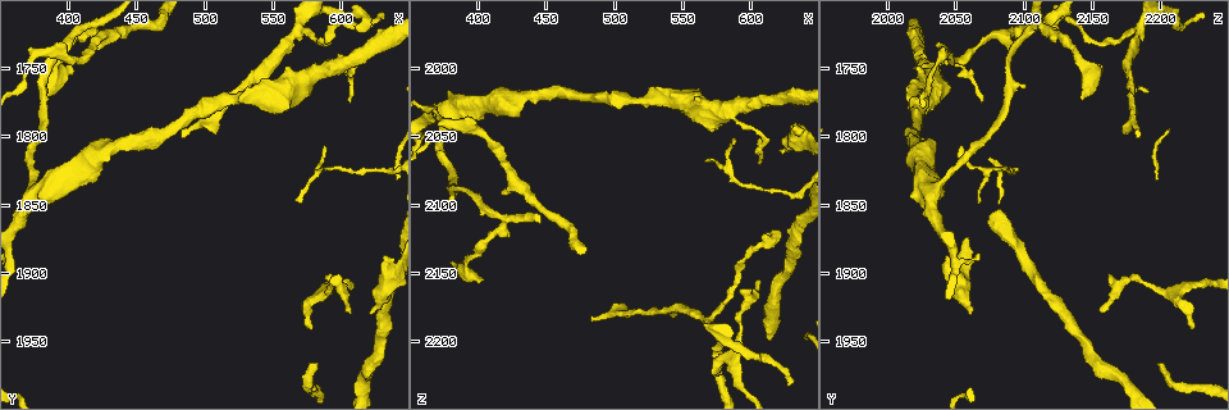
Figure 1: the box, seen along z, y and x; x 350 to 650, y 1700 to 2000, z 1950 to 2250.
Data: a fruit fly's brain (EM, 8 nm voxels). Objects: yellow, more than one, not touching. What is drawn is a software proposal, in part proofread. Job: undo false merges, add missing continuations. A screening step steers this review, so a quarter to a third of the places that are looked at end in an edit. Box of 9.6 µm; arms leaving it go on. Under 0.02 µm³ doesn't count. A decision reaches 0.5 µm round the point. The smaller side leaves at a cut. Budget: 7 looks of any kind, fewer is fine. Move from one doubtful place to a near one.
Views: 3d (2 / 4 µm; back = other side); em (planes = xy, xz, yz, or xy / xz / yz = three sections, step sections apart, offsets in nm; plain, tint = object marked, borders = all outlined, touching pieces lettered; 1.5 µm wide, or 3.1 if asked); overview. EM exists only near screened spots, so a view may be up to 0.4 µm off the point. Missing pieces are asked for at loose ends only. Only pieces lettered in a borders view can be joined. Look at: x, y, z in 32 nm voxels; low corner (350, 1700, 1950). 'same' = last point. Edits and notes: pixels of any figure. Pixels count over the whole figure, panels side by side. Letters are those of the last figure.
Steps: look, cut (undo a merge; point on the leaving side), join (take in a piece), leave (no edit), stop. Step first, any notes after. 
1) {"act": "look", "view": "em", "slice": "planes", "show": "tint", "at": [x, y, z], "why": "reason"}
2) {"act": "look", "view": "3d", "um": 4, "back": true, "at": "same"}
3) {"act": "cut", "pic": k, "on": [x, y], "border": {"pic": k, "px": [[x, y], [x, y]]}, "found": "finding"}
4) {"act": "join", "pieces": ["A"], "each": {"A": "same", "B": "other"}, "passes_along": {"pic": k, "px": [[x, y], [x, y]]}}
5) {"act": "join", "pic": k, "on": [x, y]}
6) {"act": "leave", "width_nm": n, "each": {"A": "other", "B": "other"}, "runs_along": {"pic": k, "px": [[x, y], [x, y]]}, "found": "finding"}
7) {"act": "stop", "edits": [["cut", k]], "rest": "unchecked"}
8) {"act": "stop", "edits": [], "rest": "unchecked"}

{"act": "look", "view": "3d", "um": 4, "at": [622, 1932, 2060], "why": "an open end"}

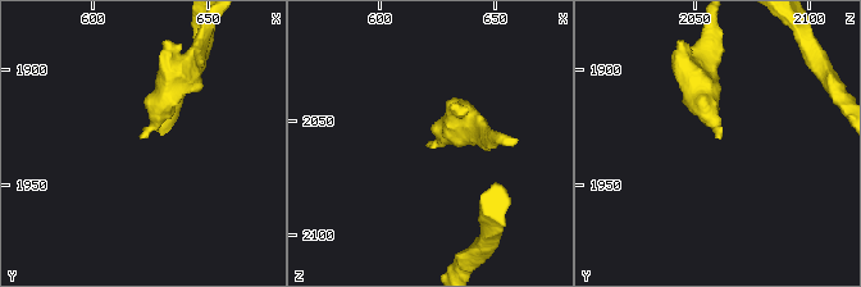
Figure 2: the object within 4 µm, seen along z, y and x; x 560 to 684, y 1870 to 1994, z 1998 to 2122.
{"act": "look", "view": "em", "slice": "xz", "step": 4, "show": "borders", "at": [621, 1929, 2063]}

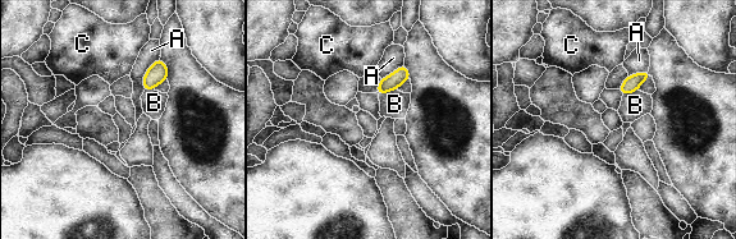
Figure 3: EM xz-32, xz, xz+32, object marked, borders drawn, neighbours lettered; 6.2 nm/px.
{"act": "look", "view": "em", "slice": "planes", "show": "borders", "at": "same"}

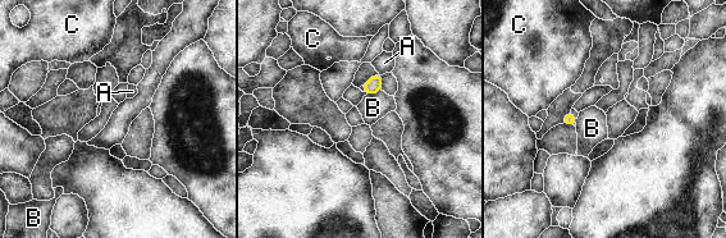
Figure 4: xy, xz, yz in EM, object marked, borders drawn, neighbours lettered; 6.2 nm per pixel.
{"act": "leave", "each": {"A": "other", "B": "other", "C": "other"}, "border": {"pic": 4, "px": [[380, 90], [365, 96]]}, "found": "no lettered piece goes on from it"}

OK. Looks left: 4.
{"act": "look", "view": "3d", "um": 2, "at": [518, 1776, 2022], "why": "a narrow waist"}

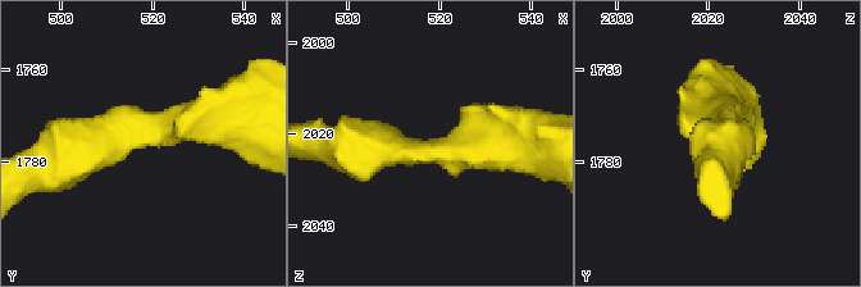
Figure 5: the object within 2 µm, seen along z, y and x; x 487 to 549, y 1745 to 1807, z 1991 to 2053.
{"act": "look", "view": "em", "slice": "planes", "show": "borders", "at": [517, 1774, 2022], "arm_widths_nm": [280, 400]}

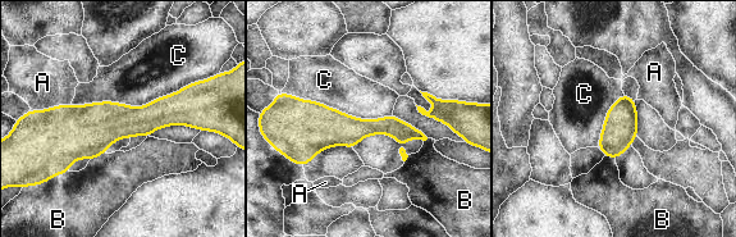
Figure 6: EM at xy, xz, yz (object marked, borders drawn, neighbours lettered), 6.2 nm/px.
{"act": "leave", "width_nm": 190, "each": {"A": "other", "B": "other", "C": "other"}, "runs_along": {"pic": 6, "px": [[49, 117], [191, 115], [202, 127]]}, "found": "all the same neuron"}

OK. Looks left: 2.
{"act": "look", "view": "em", "slice": "yz", "step": 8, "show": "borders", "at": [418, 1720, 2108]}

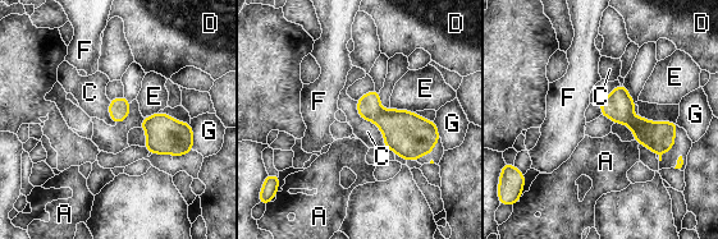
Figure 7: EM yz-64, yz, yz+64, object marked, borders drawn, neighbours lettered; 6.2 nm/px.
{"act": "leave", "width_nm": 140, "each": {"A": "other", "C": "other", "D": "other", "E": "other", "F": "other", "G": "other"}, "border": {"pic": 7, "px": [[355, 101], [384, 147]]}, "found": "all the same neuron"}

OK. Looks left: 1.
{"act": "stop", "edits": [], "rest": "unchecked"}

